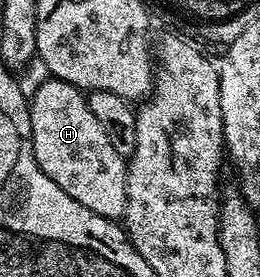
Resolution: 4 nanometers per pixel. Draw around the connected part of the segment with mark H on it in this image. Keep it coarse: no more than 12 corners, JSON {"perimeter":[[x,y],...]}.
{"perimeter":[[46,81],[29,97],[40,170],[121,221],[127,161],[83,89]]}

